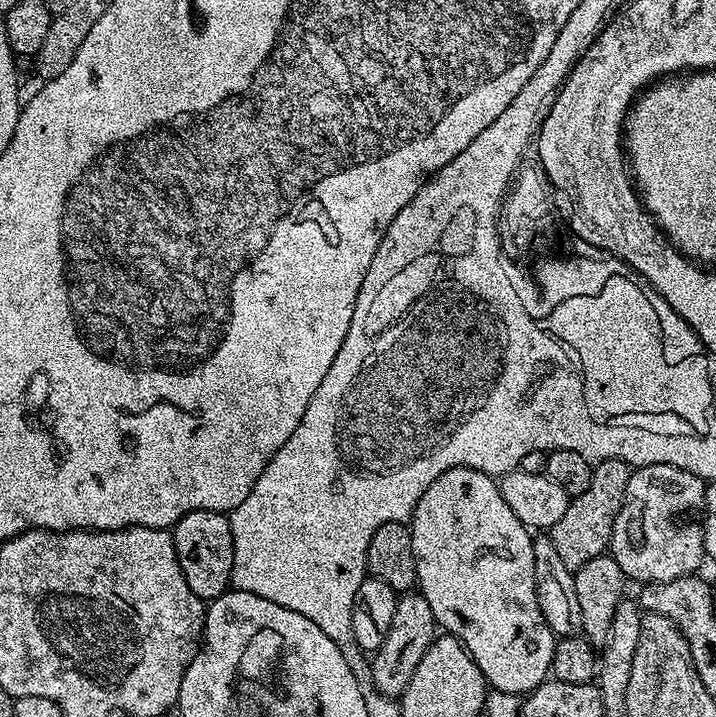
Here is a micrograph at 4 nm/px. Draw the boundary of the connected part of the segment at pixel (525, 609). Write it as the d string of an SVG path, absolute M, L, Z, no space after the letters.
M473 468L446 470L438 478L434 478L434 482L430 482L430 486L426 486L426 494L422 494L422 498L418 498L418 506L412 512L410 527L412 530L412 549L416 559L418 591L421 596L426 598L426 602L430 602L430 610L434 610L437 625L447 635L454 636L464 643L464 649L471 654L478 670L482 670L484 679L488 681L489 689L497 692L509 692L512 696L520 696L533 692L539 684L543 684L545 680L549 679L558 636L552 632L546 618L543 617L542 610L539 608L538 594L535 592L534 536L518 518L518 514L514 514L514 510L510 510L510 506L506 506L506 502L500 493L499 483L485 472L479 472Z

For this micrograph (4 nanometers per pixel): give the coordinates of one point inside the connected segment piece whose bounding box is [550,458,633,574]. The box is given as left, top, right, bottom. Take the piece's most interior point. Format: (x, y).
(584, 532)

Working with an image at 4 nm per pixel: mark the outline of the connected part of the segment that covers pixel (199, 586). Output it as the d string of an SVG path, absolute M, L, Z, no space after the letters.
M198 510L183 516L171 533L186 586L190 586L190 590L194 590L194 594L198 594L198 598L205 602L214 601L229 591L234 566L234 538L229 517L222 512Z

